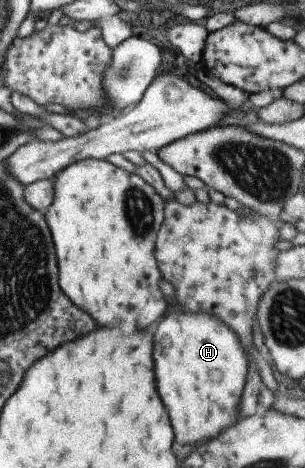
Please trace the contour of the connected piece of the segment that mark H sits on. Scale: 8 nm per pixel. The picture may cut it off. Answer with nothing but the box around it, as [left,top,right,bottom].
[153,313,247,445]

